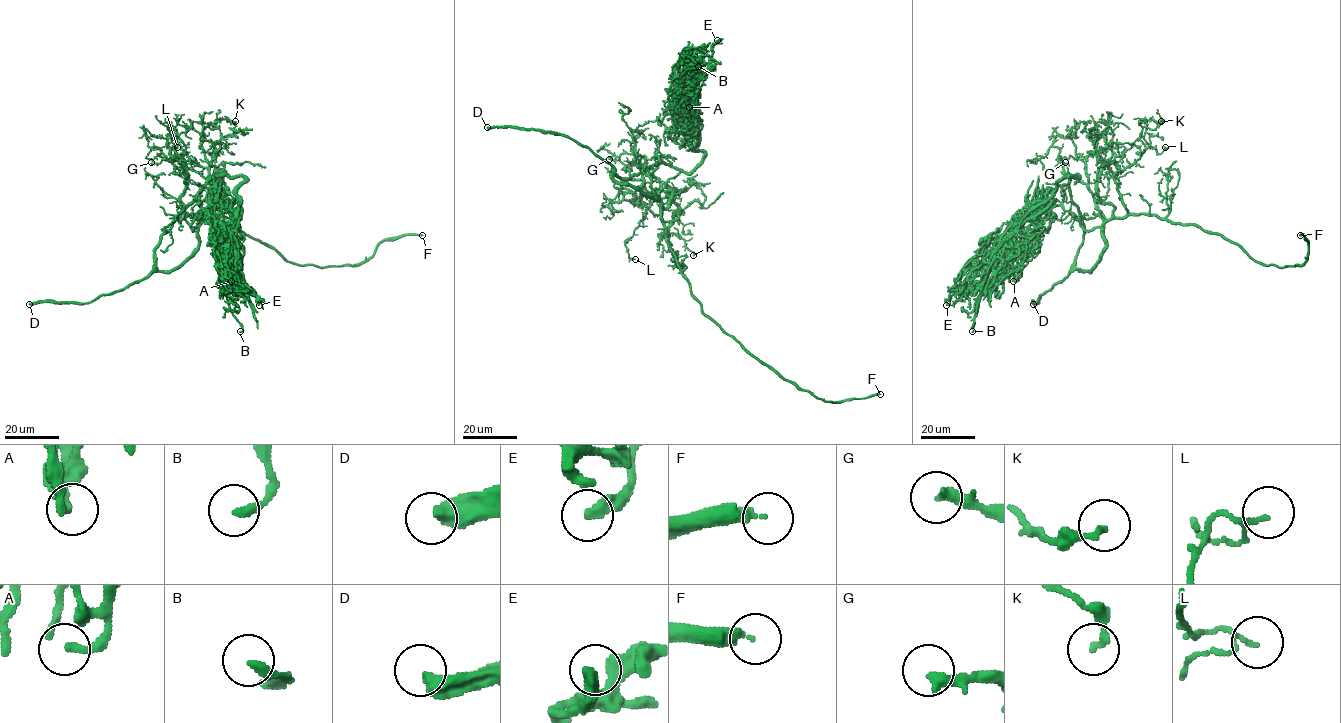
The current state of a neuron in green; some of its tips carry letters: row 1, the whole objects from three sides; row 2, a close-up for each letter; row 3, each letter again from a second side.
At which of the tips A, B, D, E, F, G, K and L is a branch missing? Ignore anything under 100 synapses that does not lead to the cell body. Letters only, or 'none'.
D, F

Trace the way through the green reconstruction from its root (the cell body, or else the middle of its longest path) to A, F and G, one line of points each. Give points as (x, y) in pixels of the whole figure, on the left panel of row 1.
A: (181, 264), (155, 270), (160, 238), (210, 179), (242, 177), (232, 215), (236, 231), (227, 236), (231, 281)
F: (181, 264), (197, 247), (198, 224), (207, 214), (290, 262), (321, 267), (356, 265), (385, 240), (422, 235)
G: (181, 264), (198, 243), (198, 221), (183, 209), (180, 199), (186, 171), (177, 161), (151, 162)

